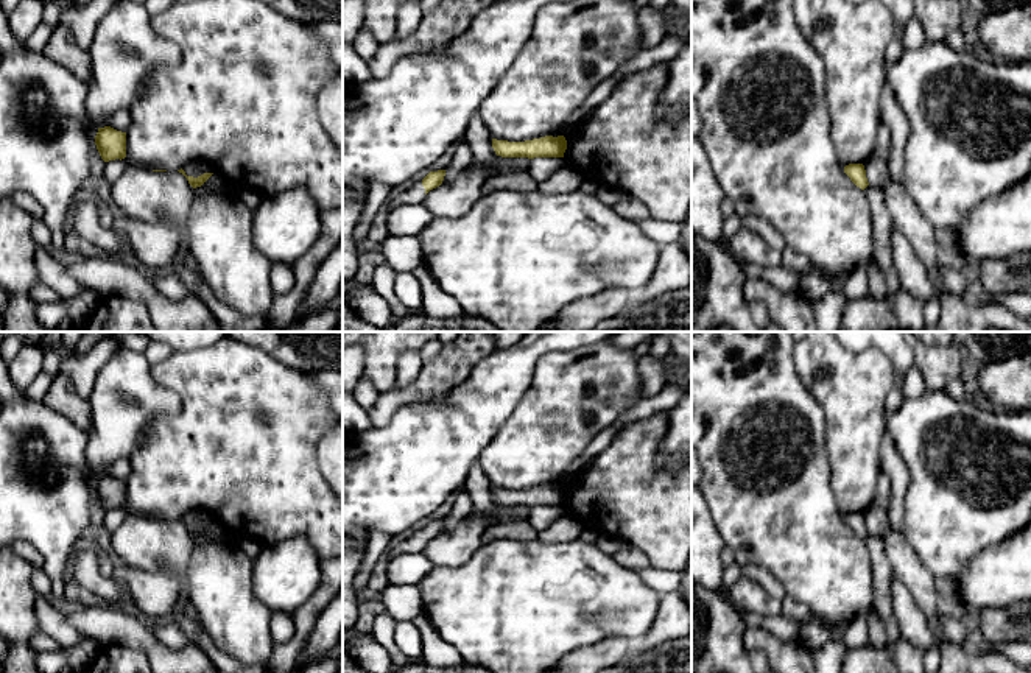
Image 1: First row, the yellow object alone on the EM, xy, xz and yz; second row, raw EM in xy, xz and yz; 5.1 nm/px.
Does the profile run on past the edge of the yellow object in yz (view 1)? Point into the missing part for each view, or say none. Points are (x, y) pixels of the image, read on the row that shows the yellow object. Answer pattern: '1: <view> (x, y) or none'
1: none

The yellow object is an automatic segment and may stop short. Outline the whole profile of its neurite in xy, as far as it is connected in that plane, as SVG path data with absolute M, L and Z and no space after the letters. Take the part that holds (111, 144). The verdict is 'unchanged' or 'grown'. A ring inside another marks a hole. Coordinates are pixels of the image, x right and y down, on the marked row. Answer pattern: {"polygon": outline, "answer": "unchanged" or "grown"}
{"polygon": "M111 126L98 128L95 145L104 162L126 157L126 132Z", "answer": "unchanged"}

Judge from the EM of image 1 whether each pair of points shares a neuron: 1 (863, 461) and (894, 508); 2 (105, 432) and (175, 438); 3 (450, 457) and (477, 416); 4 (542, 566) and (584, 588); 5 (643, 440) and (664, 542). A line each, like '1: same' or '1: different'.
1: different
2: different
3: same
4: same
5: same

